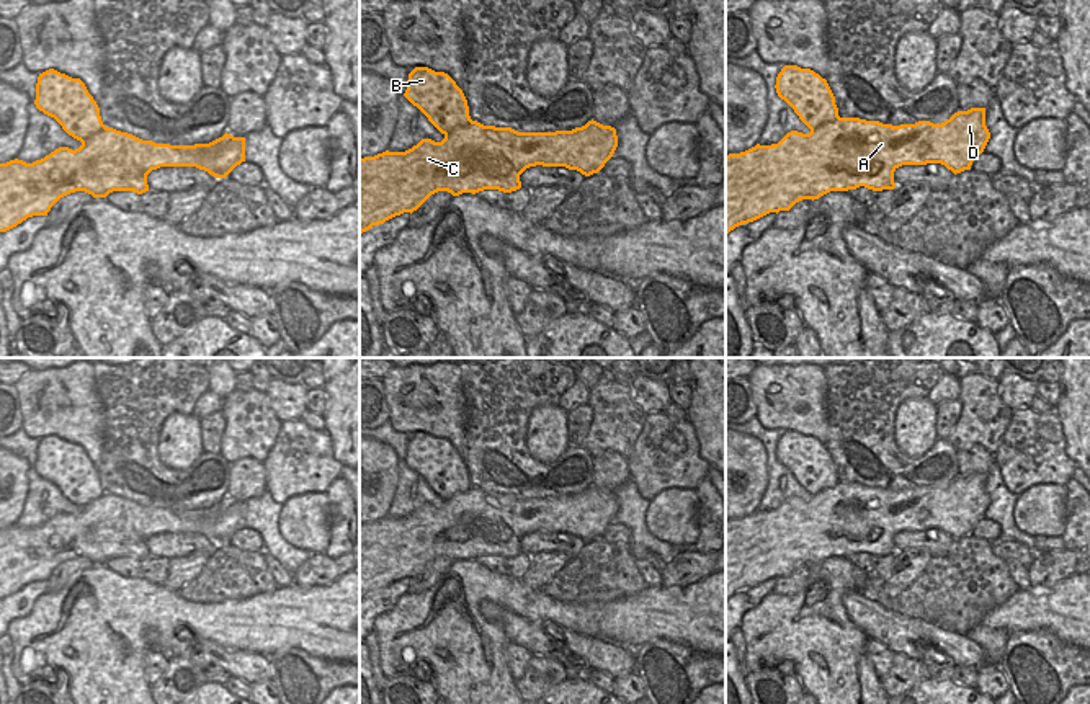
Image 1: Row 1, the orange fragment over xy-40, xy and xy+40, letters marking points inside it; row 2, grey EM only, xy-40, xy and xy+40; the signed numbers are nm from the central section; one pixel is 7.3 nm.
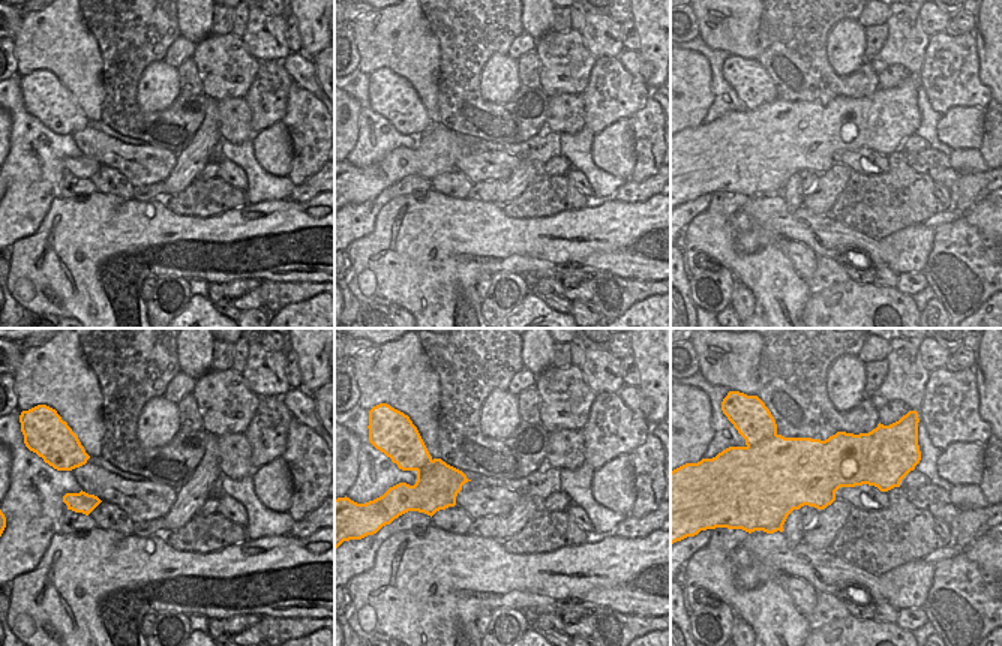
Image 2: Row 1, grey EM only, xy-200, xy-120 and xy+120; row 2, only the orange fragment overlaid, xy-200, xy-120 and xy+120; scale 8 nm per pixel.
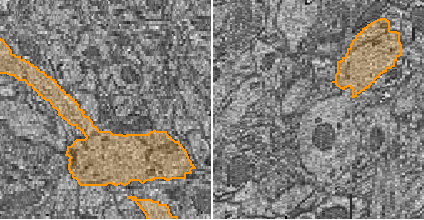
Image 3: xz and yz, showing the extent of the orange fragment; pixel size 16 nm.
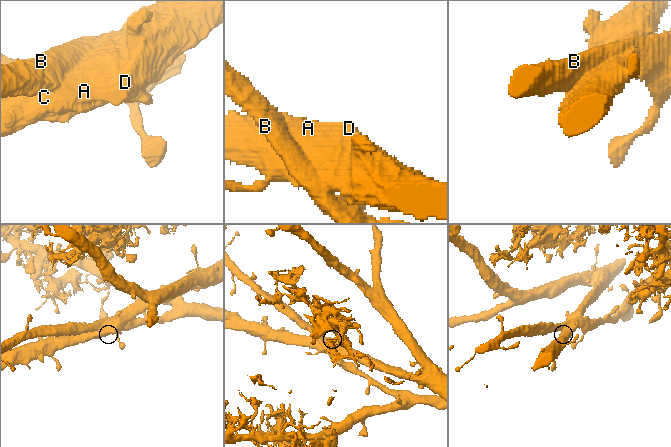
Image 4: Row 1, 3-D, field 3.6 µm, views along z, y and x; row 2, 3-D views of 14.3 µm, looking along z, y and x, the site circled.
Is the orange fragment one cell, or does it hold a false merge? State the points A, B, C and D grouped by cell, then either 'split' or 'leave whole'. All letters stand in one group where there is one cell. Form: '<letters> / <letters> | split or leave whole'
A C D / B | split

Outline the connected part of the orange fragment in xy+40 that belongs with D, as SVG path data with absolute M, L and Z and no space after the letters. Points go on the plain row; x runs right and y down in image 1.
M985 474L958 477L941 490L882 490L860 483L838 483L802 500L788 498L778 510L760 511L726 521L726 599L770 578L789 577L802 565L819 565L830 557L864 552L894 555L894 537L902 531L941 529L954 541L969 536L984 518L990 498Z

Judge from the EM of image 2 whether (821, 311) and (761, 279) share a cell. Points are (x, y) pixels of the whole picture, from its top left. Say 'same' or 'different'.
different

